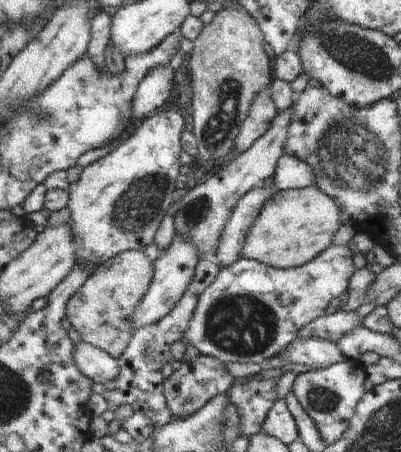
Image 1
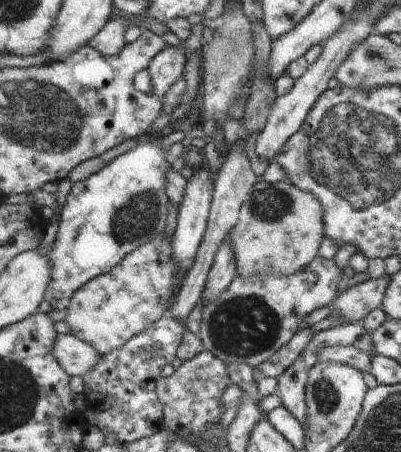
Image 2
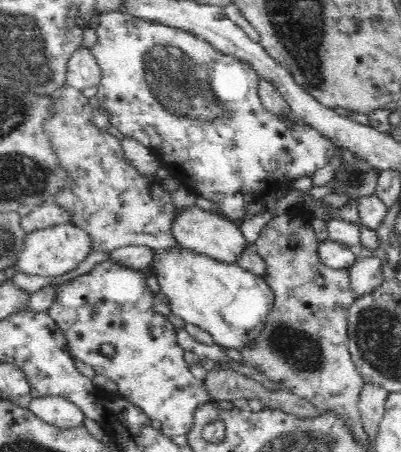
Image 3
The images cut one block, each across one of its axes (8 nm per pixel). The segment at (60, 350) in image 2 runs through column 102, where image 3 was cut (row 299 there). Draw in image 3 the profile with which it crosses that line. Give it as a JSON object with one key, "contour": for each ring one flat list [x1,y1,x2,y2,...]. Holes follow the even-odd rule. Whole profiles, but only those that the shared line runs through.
{"contour":[[372,256,372,258,356,260,348,270,350,270,348,272,350,290,352,290,354,300,370,296,374,290,378,290,378,286,384,284,384,272,382,272,380,258]]}

